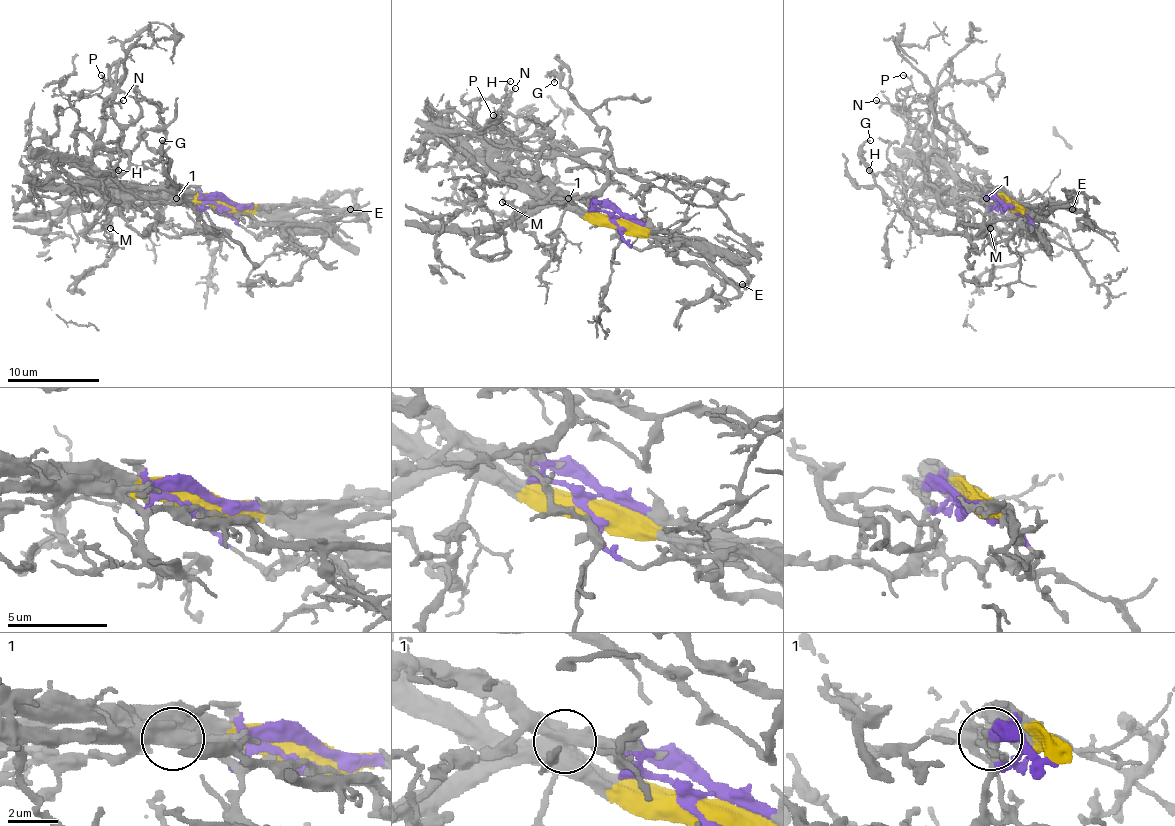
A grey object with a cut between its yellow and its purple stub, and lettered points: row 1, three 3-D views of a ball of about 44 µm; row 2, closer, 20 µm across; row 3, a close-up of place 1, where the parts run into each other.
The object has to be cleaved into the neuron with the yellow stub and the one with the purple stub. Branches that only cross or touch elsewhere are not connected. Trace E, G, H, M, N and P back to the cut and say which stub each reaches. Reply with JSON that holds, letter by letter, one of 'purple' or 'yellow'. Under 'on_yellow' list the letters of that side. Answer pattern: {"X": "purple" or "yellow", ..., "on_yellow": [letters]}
{"E": "purple", "G": "purple", "H": "purple", "M": "purple", "N": "yellow", "P": "yellow", "on_yellow": ["N", "P"]}

